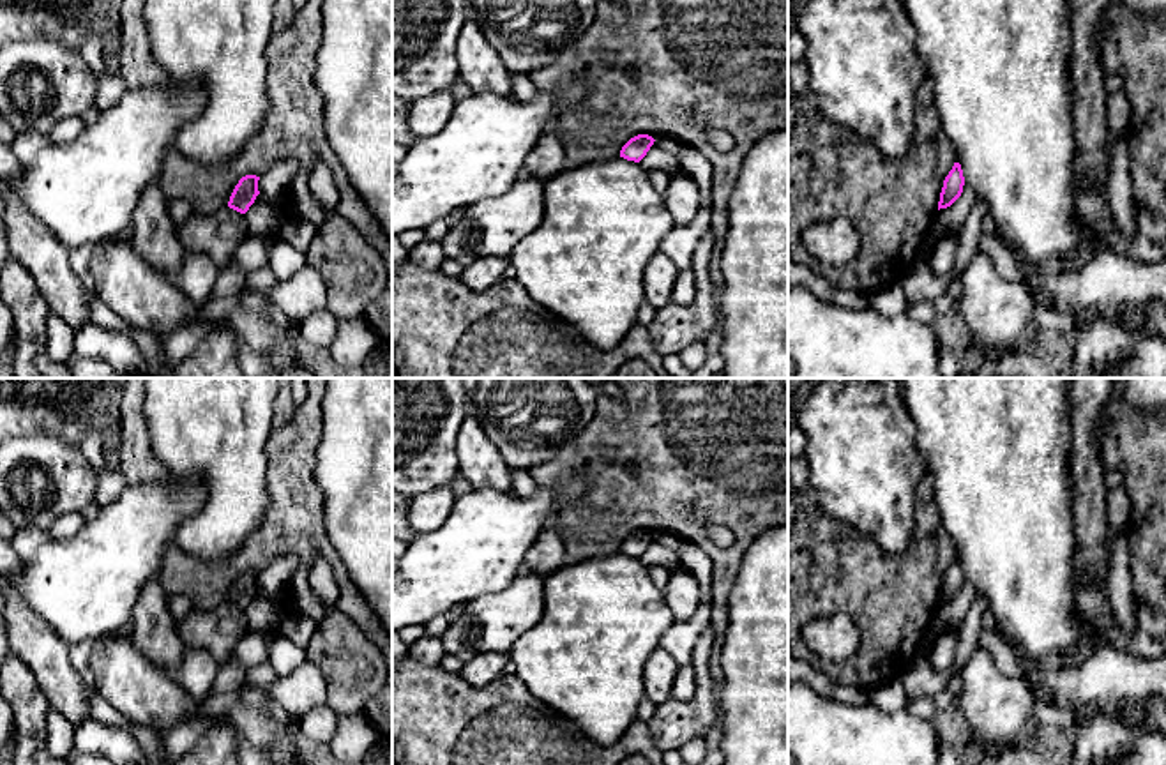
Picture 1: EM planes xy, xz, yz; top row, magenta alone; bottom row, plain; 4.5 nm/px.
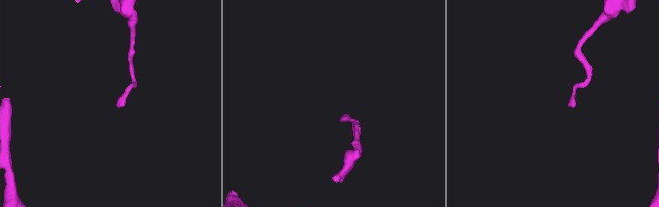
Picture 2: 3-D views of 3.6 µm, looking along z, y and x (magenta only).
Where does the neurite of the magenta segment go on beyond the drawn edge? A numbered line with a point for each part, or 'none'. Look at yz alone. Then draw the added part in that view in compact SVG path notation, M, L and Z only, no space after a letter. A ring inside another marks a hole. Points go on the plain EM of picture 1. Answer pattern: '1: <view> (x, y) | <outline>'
none

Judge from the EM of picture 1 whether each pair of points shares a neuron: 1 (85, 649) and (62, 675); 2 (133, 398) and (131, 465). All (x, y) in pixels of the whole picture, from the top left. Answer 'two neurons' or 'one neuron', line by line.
1: two neurons
2: one neuron

